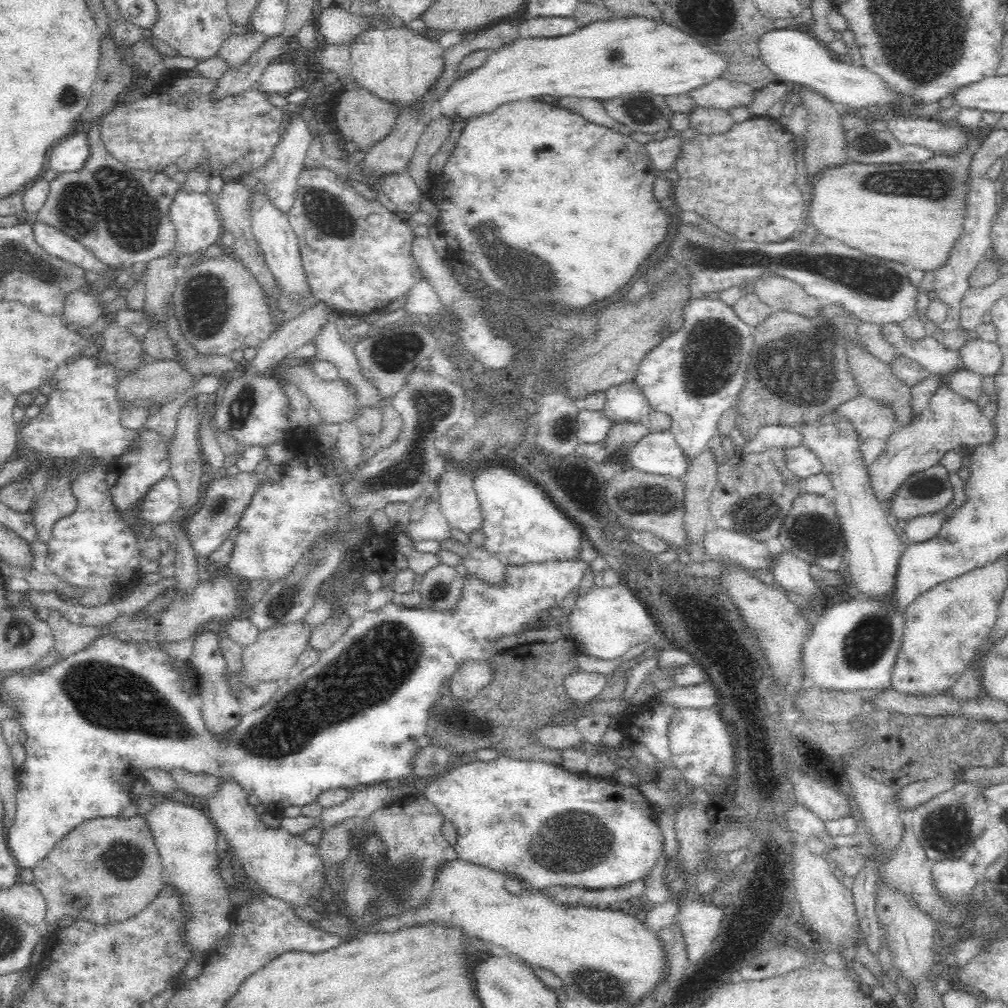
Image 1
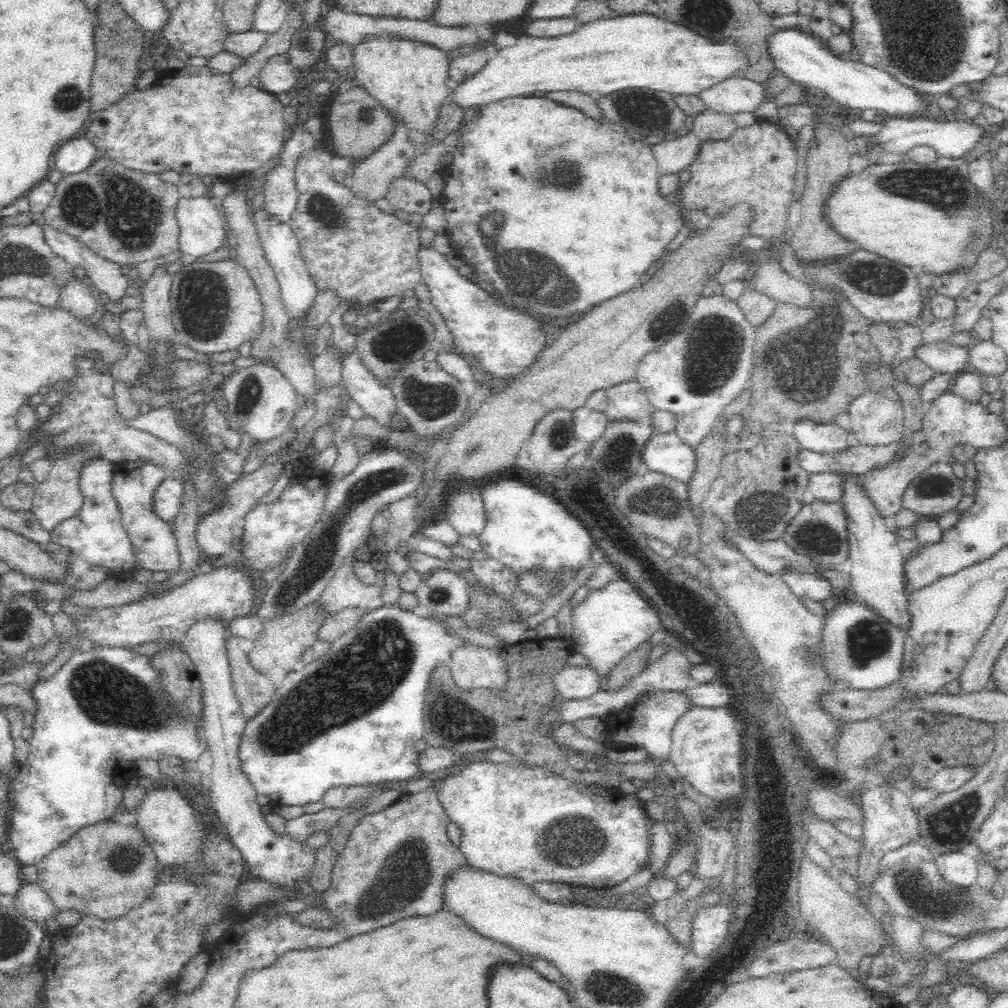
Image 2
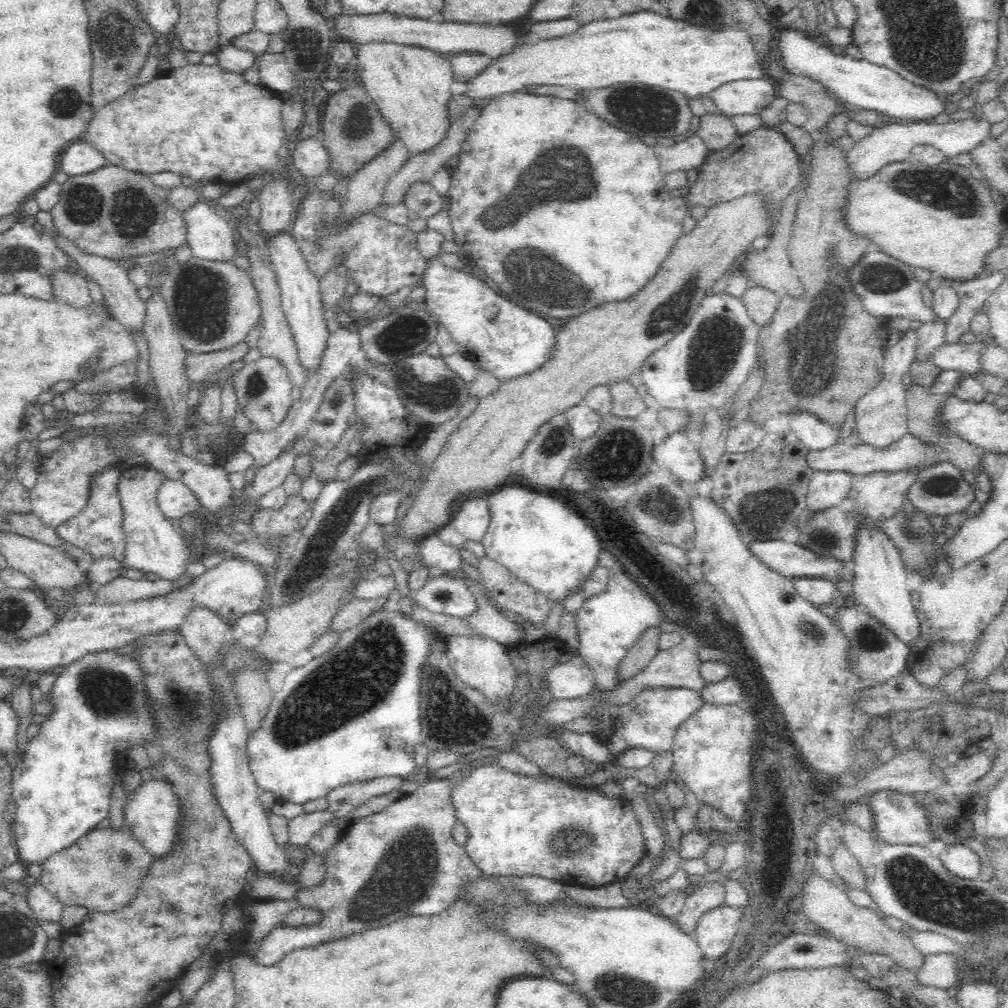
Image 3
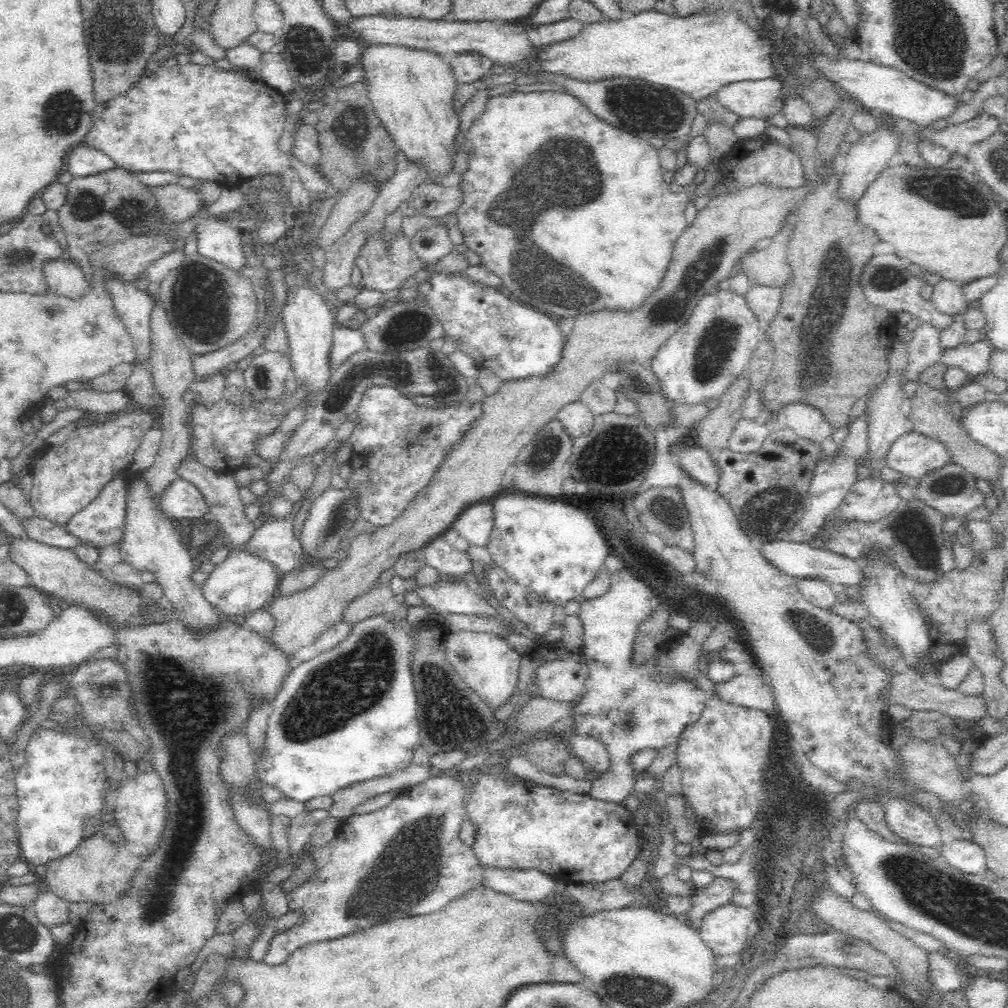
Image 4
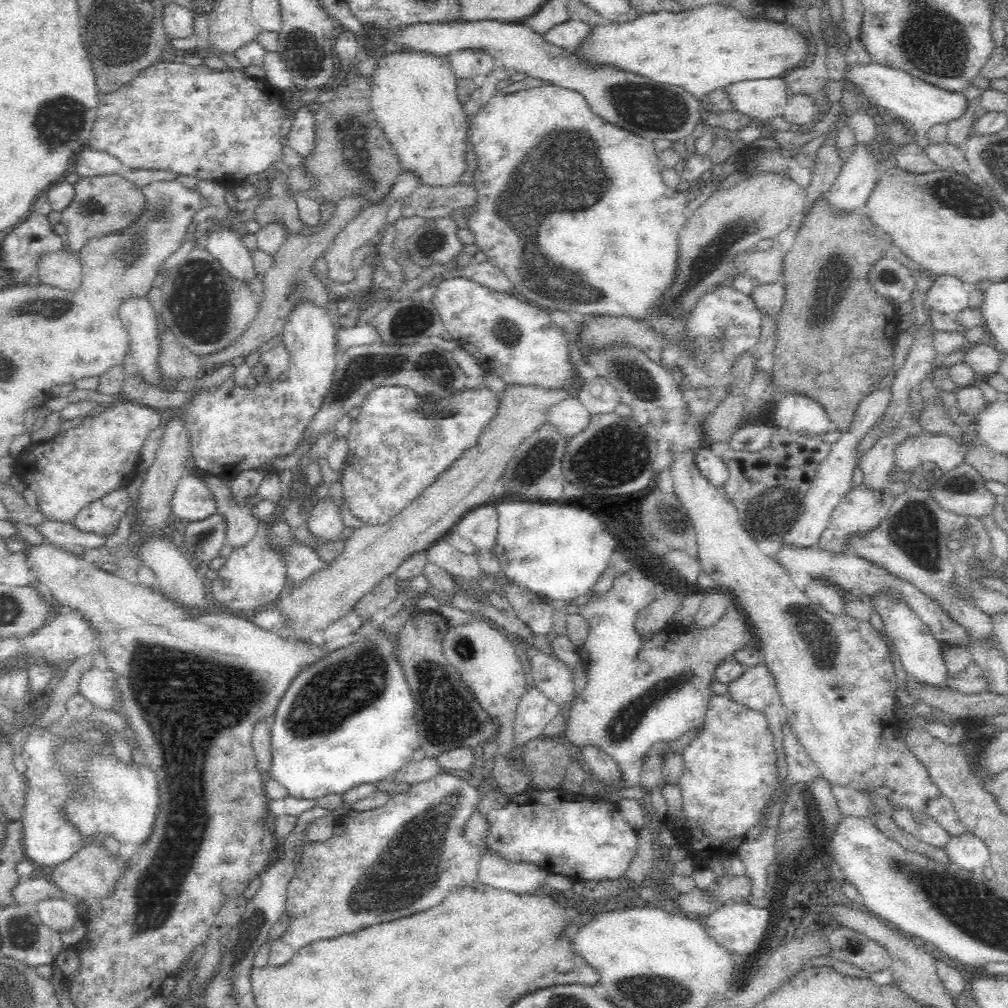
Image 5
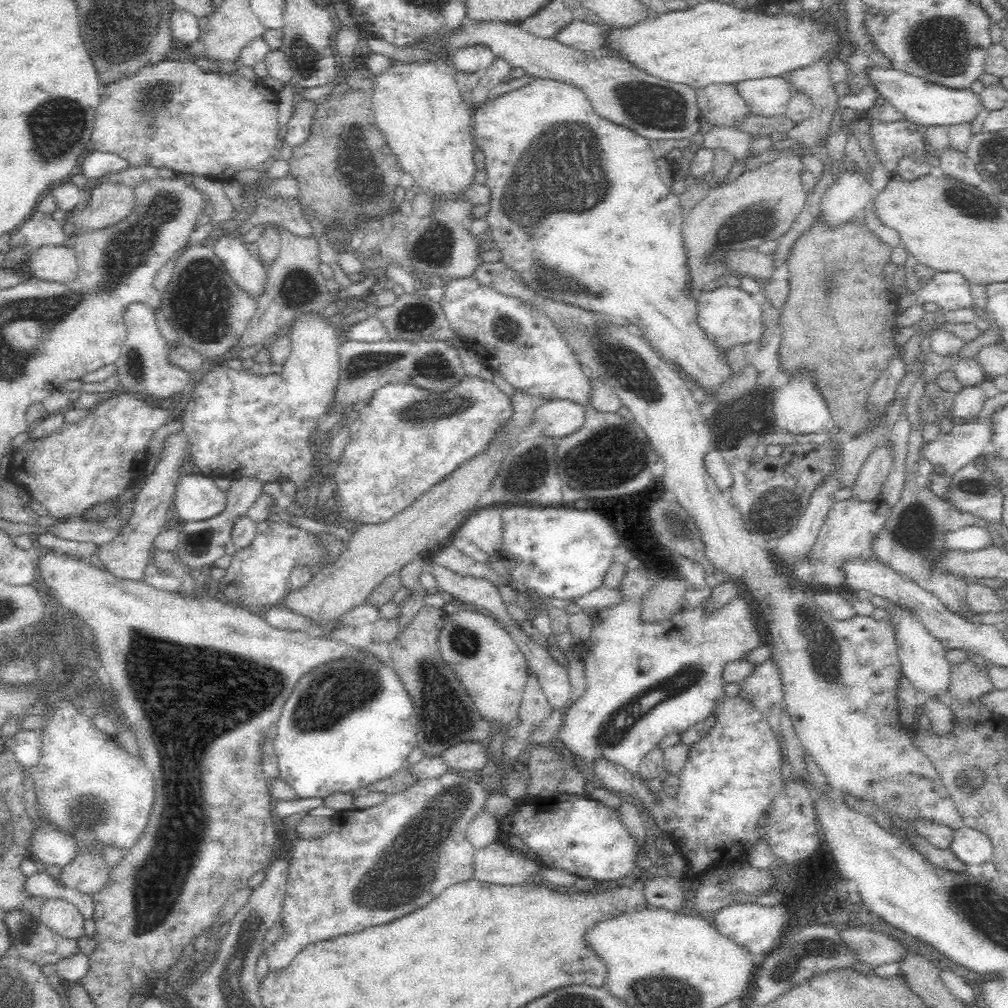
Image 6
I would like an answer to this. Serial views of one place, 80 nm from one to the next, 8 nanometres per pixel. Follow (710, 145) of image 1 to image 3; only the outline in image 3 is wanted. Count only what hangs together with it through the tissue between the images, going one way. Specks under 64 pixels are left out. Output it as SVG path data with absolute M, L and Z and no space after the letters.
M767 126L739 135L726 150L713 152L708 164L699 170L697 181L685 191L691 207L694 203L710 207L720 200L732 200L743 193L761 192L774 196L773 200L784 200L802 180L802 164L794 147L783 135Z

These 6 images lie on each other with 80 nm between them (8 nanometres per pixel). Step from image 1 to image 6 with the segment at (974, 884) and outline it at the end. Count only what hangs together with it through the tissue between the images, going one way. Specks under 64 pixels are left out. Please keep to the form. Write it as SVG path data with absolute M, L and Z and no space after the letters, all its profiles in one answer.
M962 825L955 829L951 849L966 864L980 864L992 857L993 840L973 826Z

